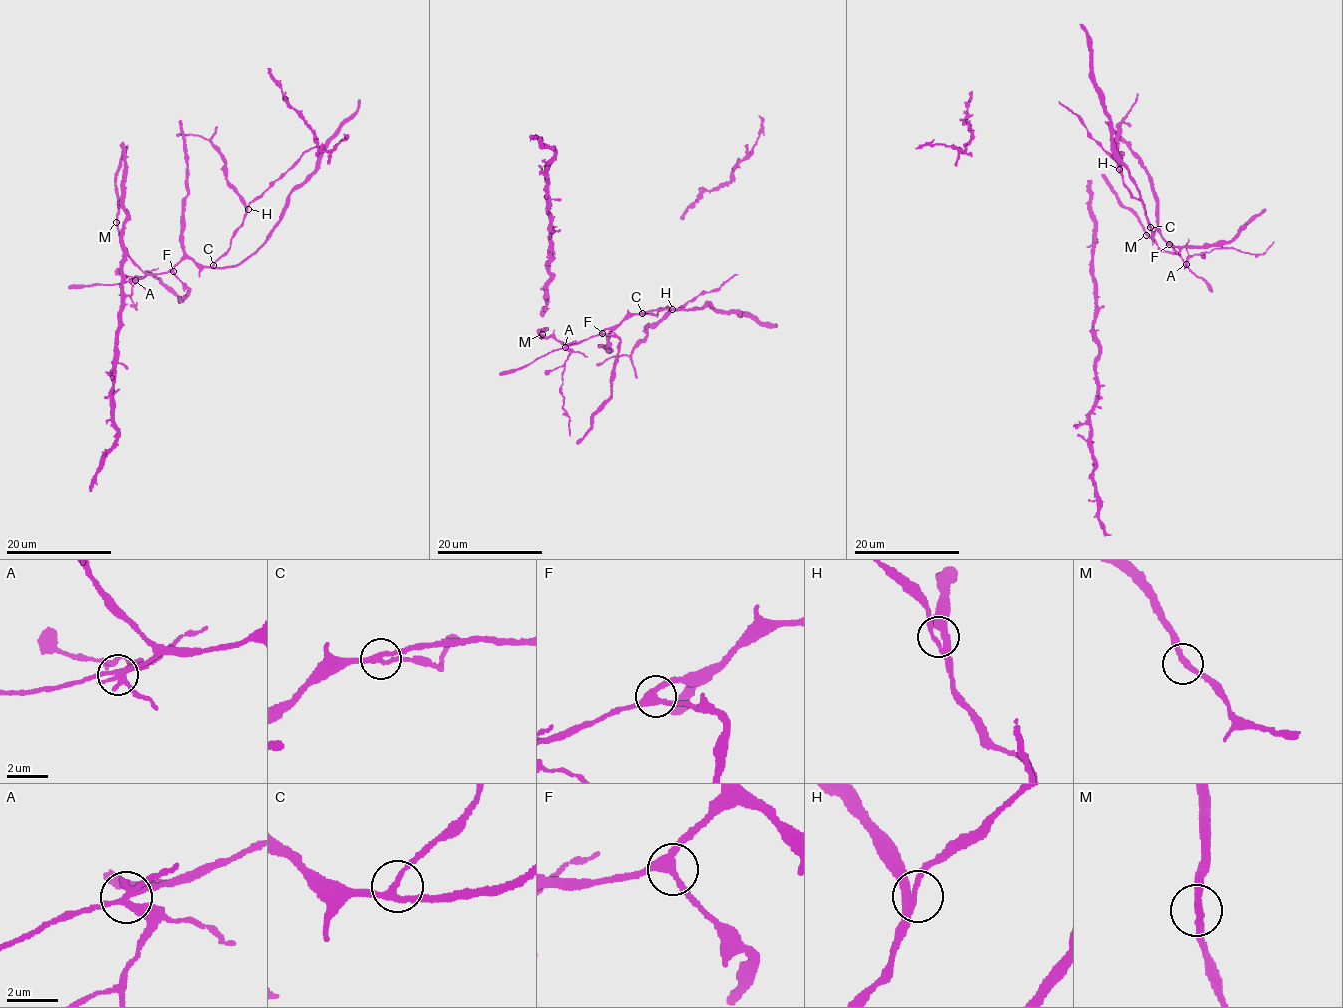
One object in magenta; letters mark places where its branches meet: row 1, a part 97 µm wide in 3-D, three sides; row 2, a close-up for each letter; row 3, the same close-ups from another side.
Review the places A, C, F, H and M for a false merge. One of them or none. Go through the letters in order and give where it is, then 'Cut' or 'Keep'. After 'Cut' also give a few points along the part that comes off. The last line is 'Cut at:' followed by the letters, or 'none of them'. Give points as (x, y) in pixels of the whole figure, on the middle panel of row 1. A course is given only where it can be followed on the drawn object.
A: Place: (565, 347). Cut. Course of the part to remove: (565, 347), (569, 357), (565, 362), (560, 391), (571, 435)
C: Place: (642, 313). Keep
F: Place: (602, 333). Keep
H: Place: (672, 309). Keep
M: Place: (542, 334). Keep
Cut at: A

